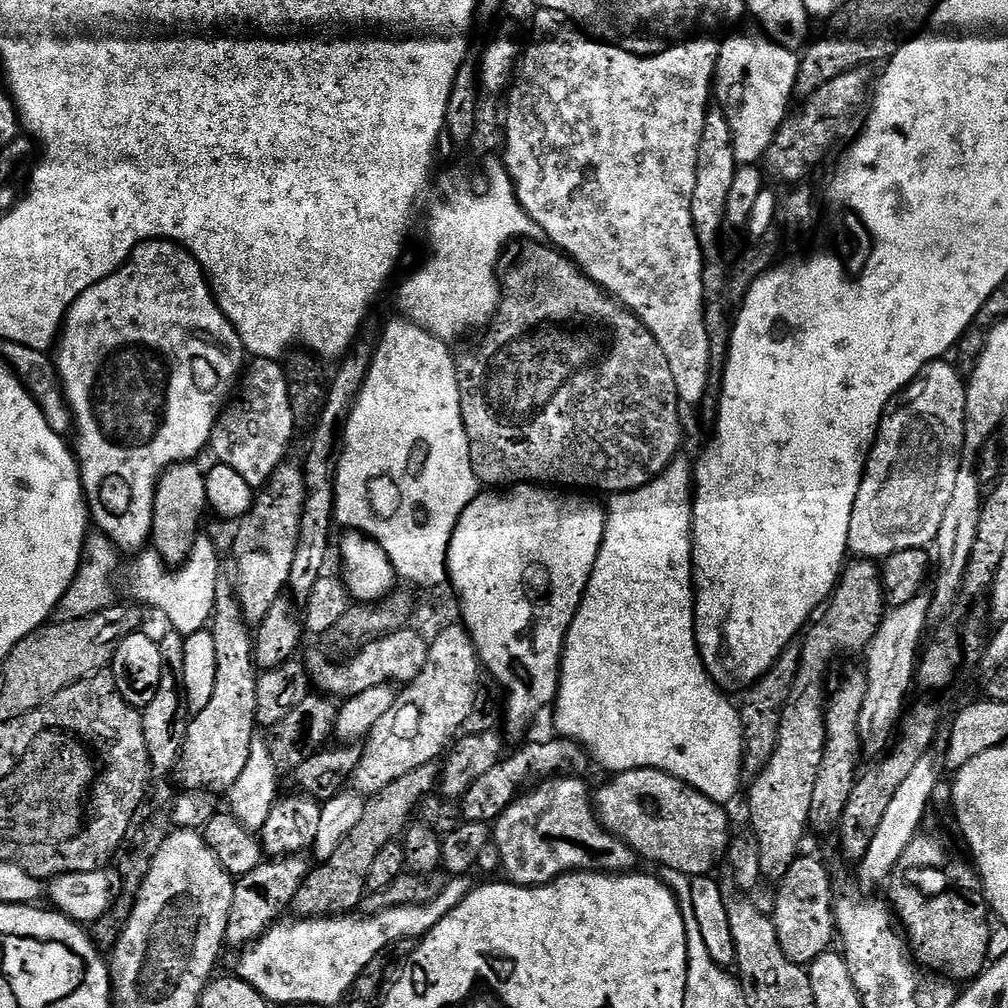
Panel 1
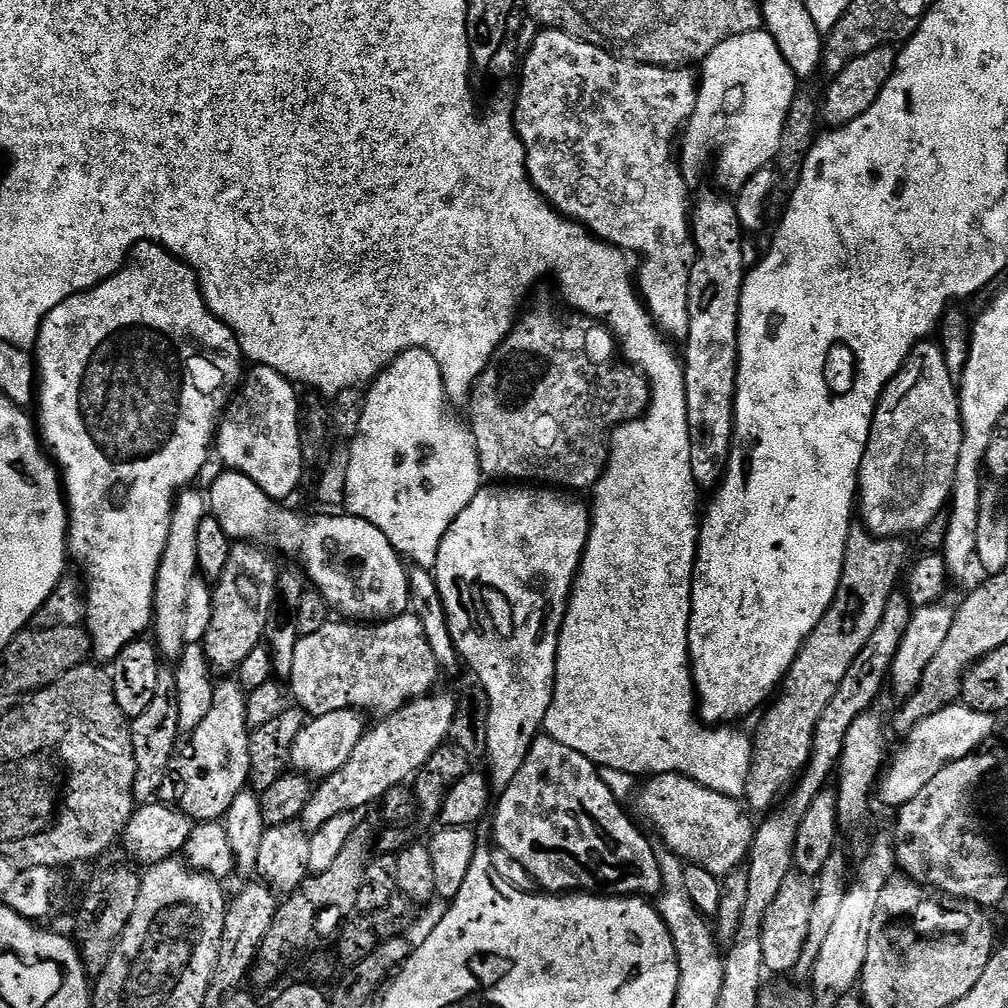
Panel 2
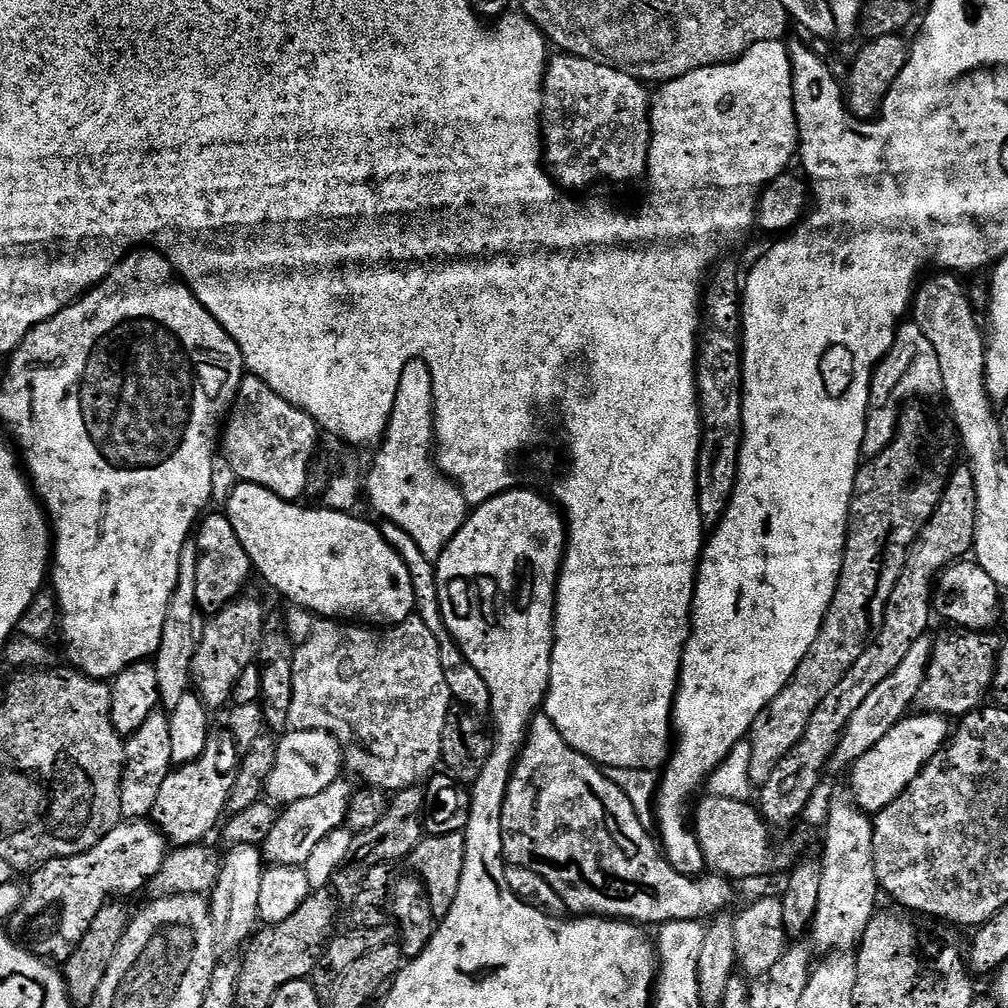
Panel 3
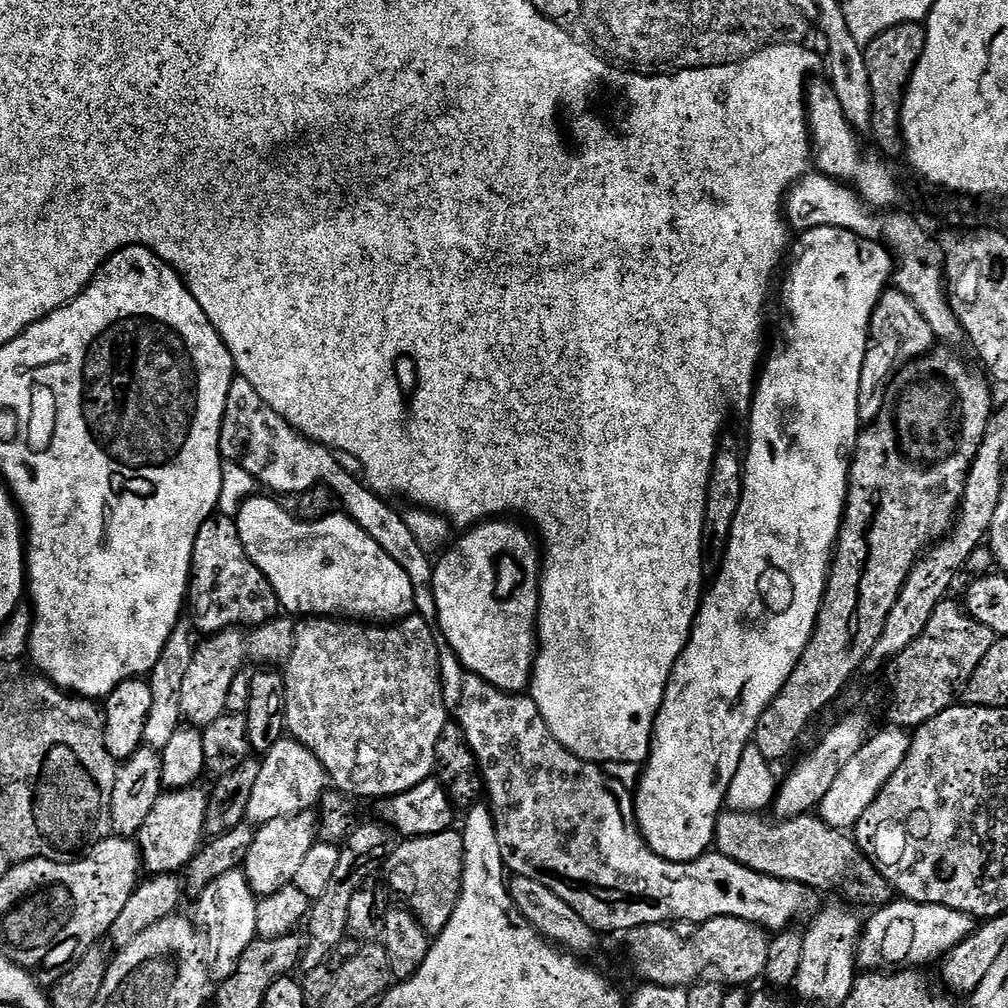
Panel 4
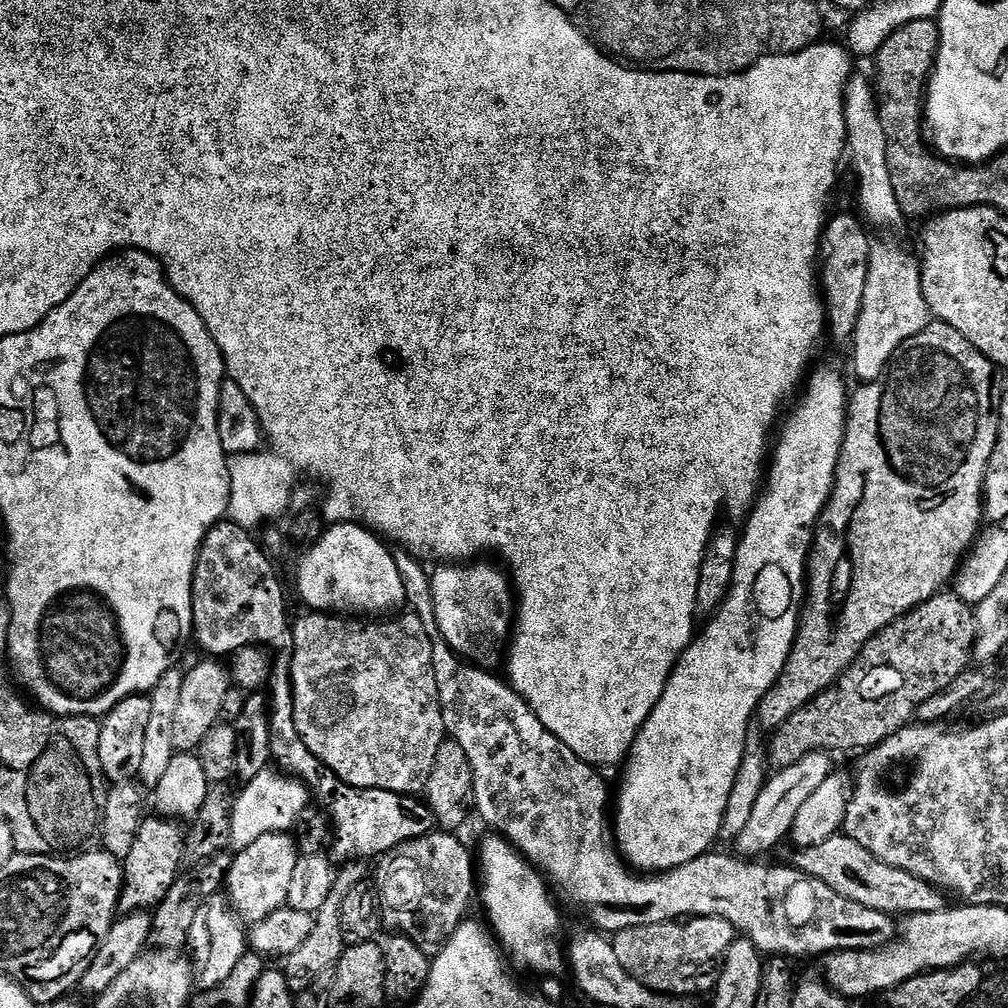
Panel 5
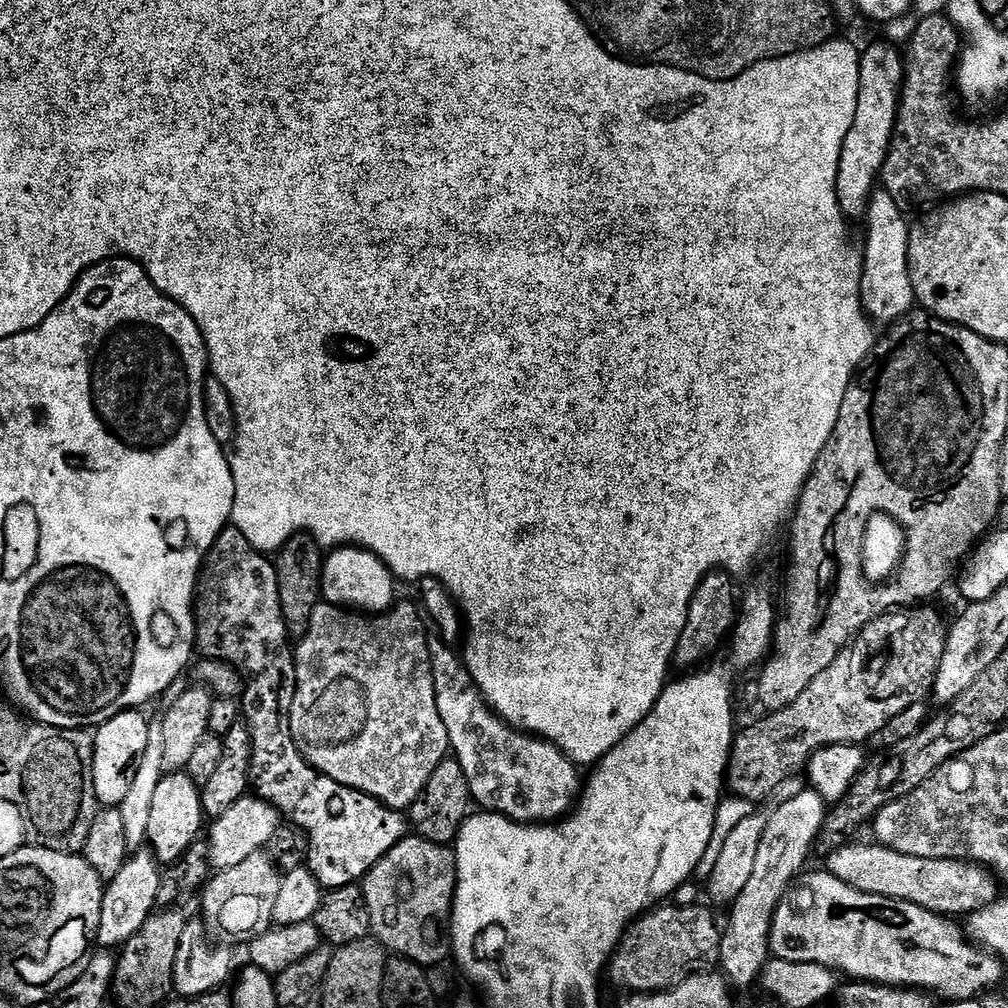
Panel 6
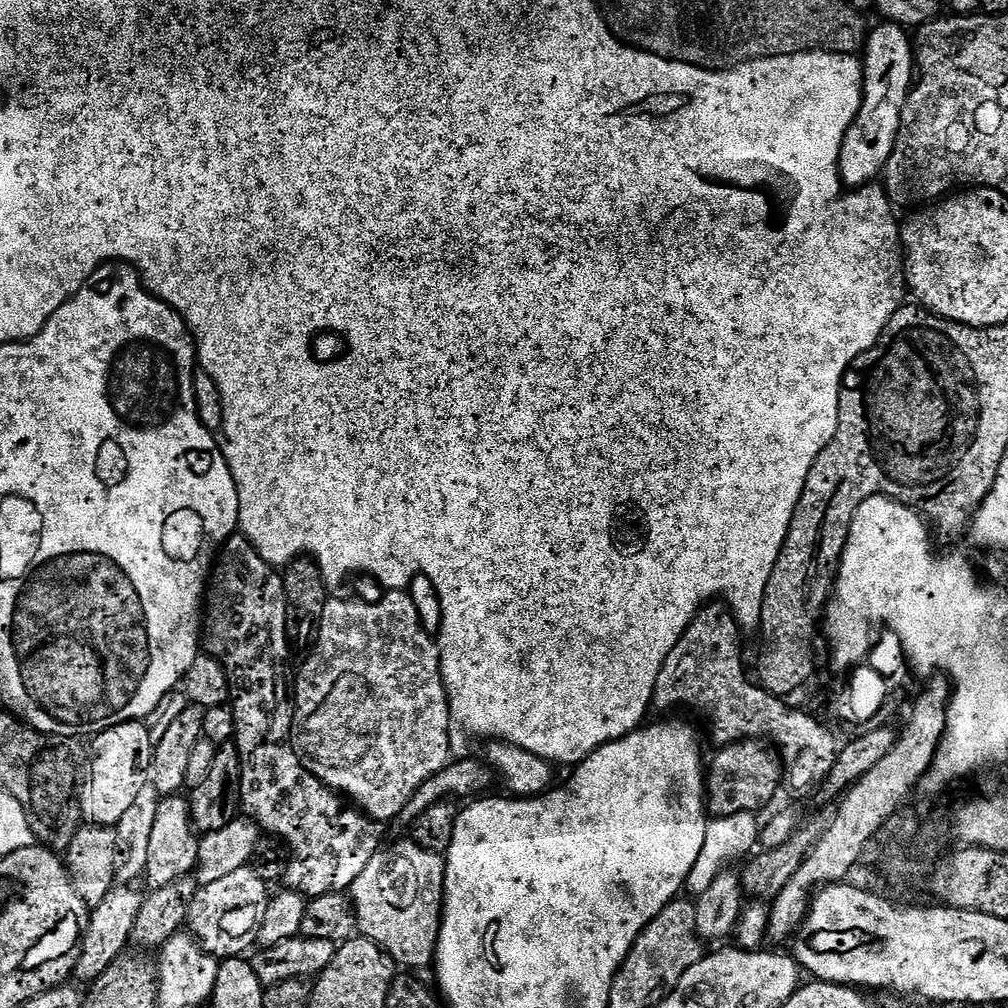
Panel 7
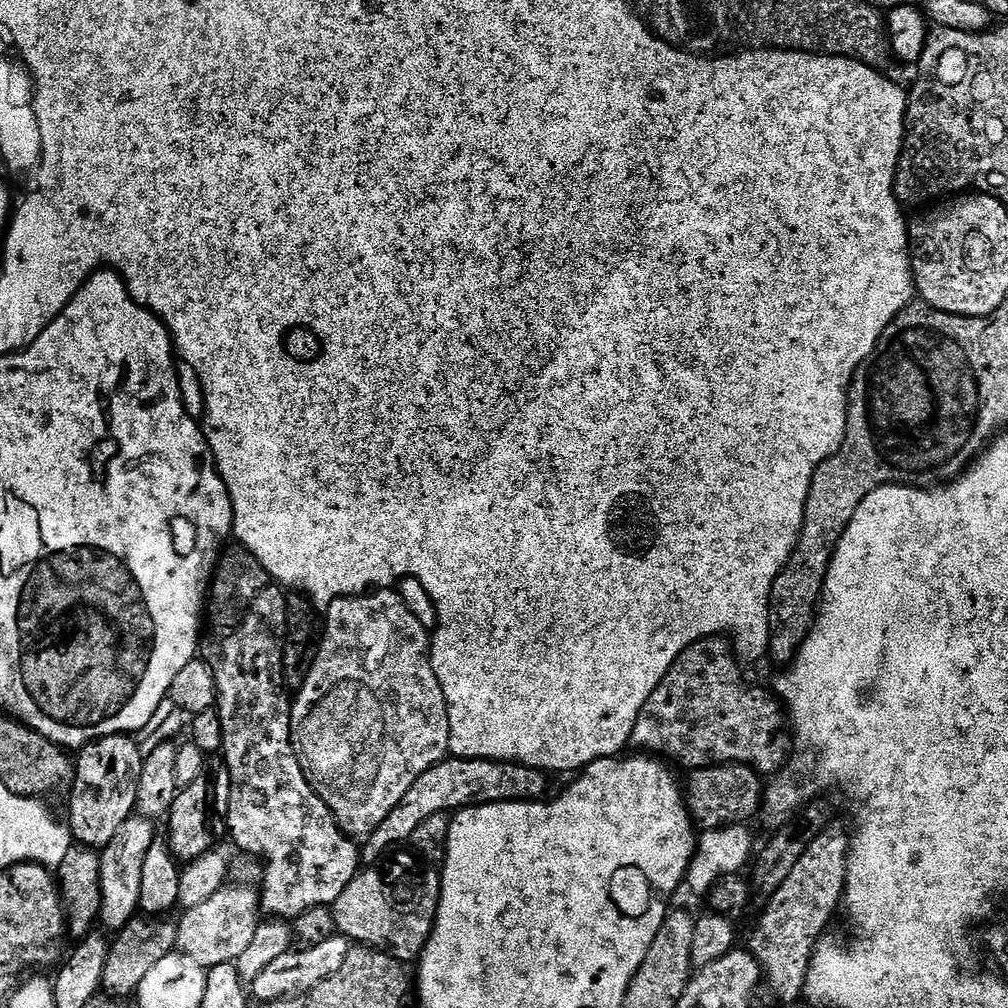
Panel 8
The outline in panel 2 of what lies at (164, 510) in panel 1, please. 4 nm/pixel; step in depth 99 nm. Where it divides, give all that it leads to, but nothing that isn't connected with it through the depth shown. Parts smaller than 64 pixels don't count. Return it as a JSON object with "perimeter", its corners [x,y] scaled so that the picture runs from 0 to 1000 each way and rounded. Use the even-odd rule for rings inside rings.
{"perimeter":[[[184,486],[175,493],[169,514],[169,534],[165,534],[165,546],[157,563],[153,585],[153,638],[162,654],[167,657],[178,655],[185,638],[185,617],[188,581],[195,578],[196,564],[196,522],[204,514],[204,492],[200,487]]]}

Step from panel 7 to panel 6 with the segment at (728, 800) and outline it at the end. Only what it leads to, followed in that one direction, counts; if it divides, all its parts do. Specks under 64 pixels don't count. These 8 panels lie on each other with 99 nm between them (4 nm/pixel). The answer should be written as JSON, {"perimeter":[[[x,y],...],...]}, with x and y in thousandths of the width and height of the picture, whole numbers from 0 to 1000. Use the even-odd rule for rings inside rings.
{"perimeter":[[[909,601],[904,606],[893,605],[864,615],[843,642],[833,647],[831,653],[827,653],[827,657],[823,657],[823,661],[819,661],[819,665],[815,665],[815,669],[812,669],[812,673],[808,673],[808,677],[804,677],[804,681],[800,681],[800,685],[796,685],[796,688],[792,688],[792,692],[784,696],[784,700],[771,706],[762,706],[755,714],[740,719],[735,726],[733,723],[726,735],[726,747],[722,753],[721,785],[727,790],[747,796],[758,794],[761,790],[769,791],[772,780],[797,767],[802,754],[813,742],[828,738],[856,739],[864,735],[865,730],[871,728],[871,724],[875,724],[879,716],[883,716],[883,712],[895,708],[899,700],[912,694],[920,695],[929,676],[933,654],[938,645],[941,625],[938,615],[937,619],[936,613],[921,602],[925,601]],[[880,643],[881,656],[878,657],[877,664],[870,669],[866,679],[857,679],[857,662],[864,657],[865,651]]]}

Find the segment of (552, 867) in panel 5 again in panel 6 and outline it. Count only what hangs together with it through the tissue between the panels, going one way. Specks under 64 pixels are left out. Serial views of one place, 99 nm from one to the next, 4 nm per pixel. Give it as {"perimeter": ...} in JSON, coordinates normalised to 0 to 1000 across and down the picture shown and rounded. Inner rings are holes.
{"perimeter":[[[426,630],[425,640],[435,709],[438,712],[438,720],[442,722],[445,743],[462,768],[469,795],[473,799],[476,798],[475,801],[479,805],[493,806],[504,813],[511,813],[513,817],[542,817],[559,813],[567,805],[577,785],[577,770],[571,767],[572,759],[552,739],[545,738],[534,730],[515,725],[501,714],[497,714],[472,684],[472,678],[468,676],[468,670],[461,663],[459,654],[453,648],[451,651],[447,647],[449,644],[438,636],[436,630]],[[819,863],[804,865],[795,868],[792,876],[783,880],[778,892],[770,900],[762,931],[762,938],[769,951],[813,956],[830,966],[838,964],[841,970],[849,974],[920,982],[941,994],[967,992],[991,977],[988,975],[996,968],[997,953],[961,935],[957,926],[944,918],[947,916],[943,912],[930,909],[923,903],[901,895],[852,885]]]}

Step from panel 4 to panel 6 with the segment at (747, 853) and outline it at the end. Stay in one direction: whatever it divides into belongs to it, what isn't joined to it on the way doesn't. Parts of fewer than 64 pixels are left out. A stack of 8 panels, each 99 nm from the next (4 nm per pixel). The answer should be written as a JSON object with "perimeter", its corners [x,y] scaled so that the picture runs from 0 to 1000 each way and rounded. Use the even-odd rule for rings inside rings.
{"perimeter":[[[842,835],[820,846],[819,864],[852,885],[894,893],[938,911],[959,911],[990,891],[990,874],[979,861],[959,853],[924,853],[891,847],[872,835]]]}

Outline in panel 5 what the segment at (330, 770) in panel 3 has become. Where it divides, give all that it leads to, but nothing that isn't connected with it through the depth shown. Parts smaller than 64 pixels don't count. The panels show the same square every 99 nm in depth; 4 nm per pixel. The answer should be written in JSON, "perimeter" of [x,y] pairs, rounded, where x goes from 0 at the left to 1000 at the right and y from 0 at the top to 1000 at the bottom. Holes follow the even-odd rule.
{"perimeter":[[[281,764],[257,766],[251,774],[245,775],[239,782],[242,783],[233,787],[234,795],[228,812],[228,837],[234,843],[249,839],[264,827],[289,826],[294,813],[297,814],[308,801],[306,779],[293,770],[287,770]]]}

